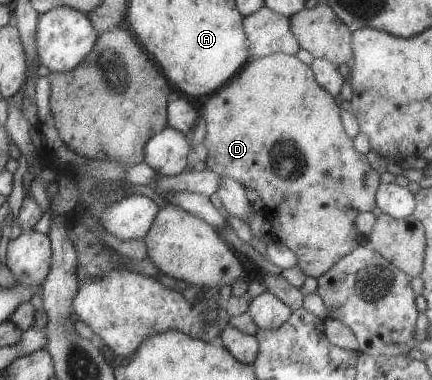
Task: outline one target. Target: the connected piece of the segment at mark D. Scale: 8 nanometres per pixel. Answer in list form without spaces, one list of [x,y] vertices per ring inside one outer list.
[[[282,53],[269,54],[265,57],[250,58],[242,67],[242,70],[235,75],[233,80],[229,80],[219,90],[209,94],[203,104],[203,122],[205,122],[205,137],[202,144],[207,149],[207,159],[205,167],[211,170],[219,177],[228,177],[237,180],[244,188],[254,190],[263,203],[262,212],[265,220],[269,224],[269,235],[276,243],[283,244],[285,248],[291,250],[297,258],[299,269],[305,275],[318,278],[324,274],[335,262],[338,262],[343,256],[359,247],[361,237],[357,233],[354,221],[357,214],[372,211],[375,205],[375,192],[379,186],[380,174],[373,170],[363,154],[355,151],[352,139],[345,134],[341,126],[340,112],[341,107],[337,105],[335,97],[331,96],[321,89],[321,86],[315,82],[313,72],[310,66],[303,64],[294,55]]]

